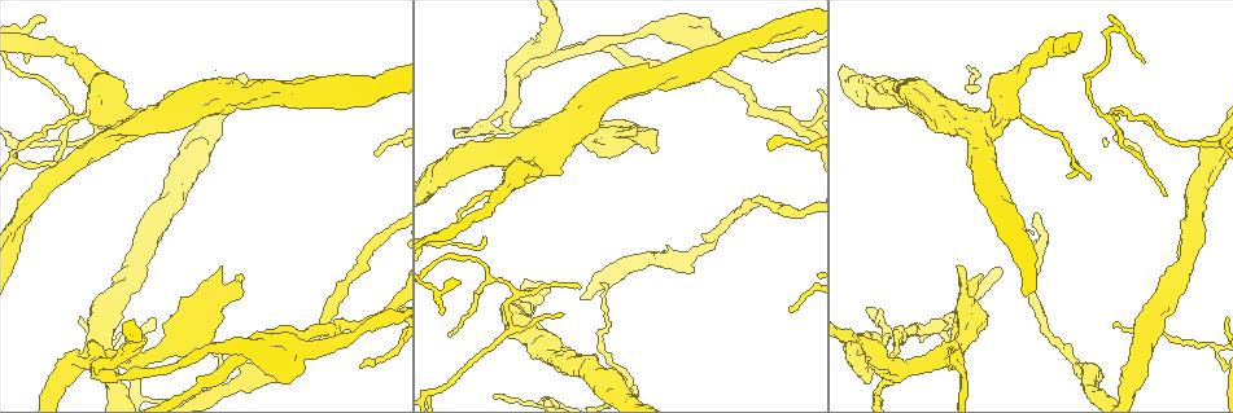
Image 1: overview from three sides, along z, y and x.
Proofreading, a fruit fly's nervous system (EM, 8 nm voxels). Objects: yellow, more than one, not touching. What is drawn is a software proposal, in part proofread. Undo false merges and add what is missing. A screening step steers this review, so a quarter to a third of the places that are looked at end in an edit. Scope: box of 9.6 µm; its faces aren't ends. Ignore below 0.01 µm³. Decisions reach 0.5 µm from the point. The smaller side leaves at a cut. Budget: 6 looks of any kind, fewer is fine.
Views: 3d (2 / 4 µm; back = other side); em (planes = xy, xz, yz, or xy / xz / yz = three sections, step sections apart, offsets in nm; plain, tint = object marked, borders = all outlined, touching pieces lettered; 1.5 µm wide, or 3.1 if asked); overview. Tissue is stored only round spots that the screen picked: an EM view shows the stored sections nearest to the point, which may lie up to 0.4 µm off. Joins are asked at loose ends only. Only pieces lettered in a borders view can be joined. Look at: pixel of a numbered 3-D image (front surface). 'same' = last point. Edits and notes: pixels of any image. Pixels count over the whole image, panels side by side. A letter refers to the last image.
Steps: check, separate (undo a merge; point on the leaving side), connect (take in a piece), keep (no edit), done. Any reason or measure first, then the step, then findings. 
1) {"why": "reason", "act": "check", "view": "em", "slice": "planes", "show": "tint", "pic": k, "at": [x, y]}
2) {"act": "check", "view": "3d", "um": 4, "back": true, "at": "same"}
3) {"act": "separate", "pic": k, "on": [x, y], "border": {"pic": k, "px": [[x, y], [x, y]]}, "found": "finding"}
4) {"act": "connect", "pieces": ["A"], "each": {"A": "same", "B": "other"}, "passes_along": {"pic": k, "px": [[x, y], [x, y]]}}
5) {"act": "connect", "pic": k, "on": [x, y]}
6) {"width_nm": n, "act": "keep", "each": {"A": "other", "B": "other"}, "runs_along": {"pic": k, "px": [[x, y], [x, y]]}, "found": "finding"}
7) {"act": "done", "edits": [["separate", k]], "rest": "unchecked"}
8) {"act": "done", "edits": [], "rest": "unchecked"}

{"why": "branch stops here", "act": "check", "view": "em", "slice": "planes", "show": "borders", "pic": 1, "at": [983, 276]}

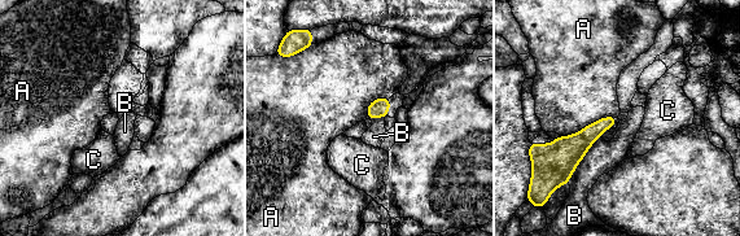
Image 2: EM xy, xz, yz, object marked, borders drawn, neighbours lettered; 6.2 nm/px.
{"act": "keep", "each": {"A": "other", "B": "other", "C": "other"}, "found": "no lettered piece goes on from it"}

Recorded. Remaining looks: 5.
{"why": "abrupt turn", "act": "check", "view": "3d", "um": 2, "pic": 1, "at": [807, 134]}

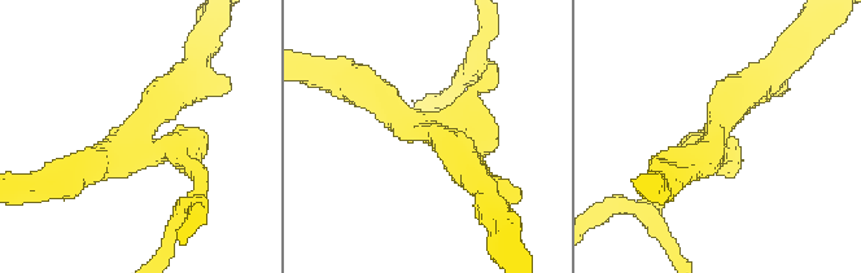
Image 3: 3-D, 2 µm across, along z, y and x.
{"why": "need the tissue", "act": "check", "view": "em", "slice": "planes", "show": "tint", "pic": 3, "at": [710, 145]}

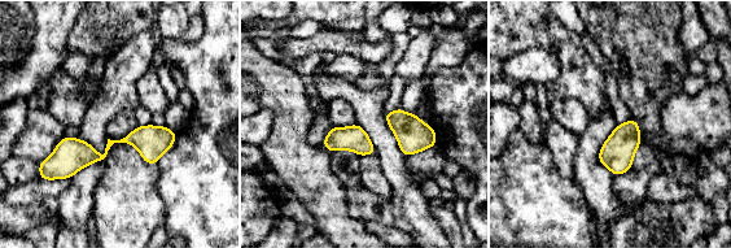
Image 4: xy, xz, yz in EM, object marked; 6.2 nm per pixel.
{"act": "check", "view": "em", "slice": "planes", "show": "borders", "at": "same"}

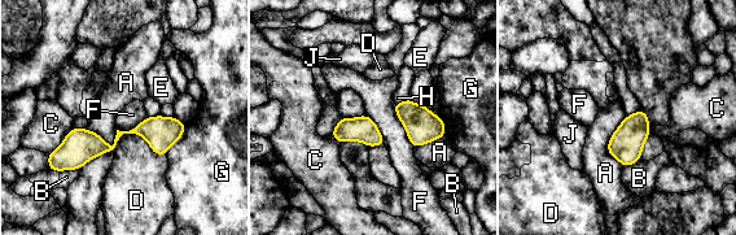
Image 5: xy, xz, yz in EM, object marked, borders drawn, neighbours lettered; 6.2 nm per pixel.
{"width_nm": 100, "act": "keep", "each": {"A": "other", "B": "other", "C": "other", "D": "other", "E": "other", "F": "other", "G": "other", "H": "other", "J": "other"}, "border": {"pic": 5, "px": [[394, 101], [394, 112], [414, 147]]}, "found": "continuous, no second cell"}

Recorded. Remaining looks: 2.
{"why": "thick turns thin", "act": "check", "view": "em", "slice": "planes", "show": "borders", "pic": 1, "at": [152, 356]}

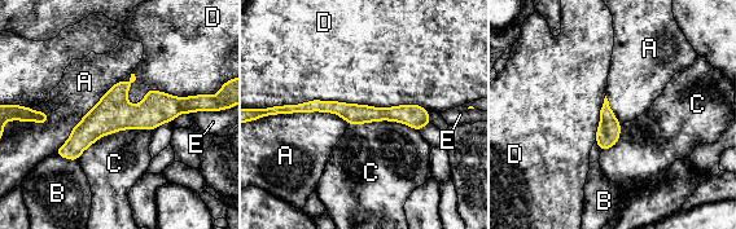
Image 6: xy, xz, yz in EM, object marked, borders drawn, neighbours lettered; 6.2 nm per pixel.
{"width_nm": 130, "longest_contact_nm": ["D", 950], "act": "keep", "each": {"A": "other", "B": "other", "C": "other", "D": "other", "E": "other"}, "found": "all the same cell"}

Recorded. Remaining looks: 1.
{"act": "done", "edits": [], "rest": "unchecked"}

